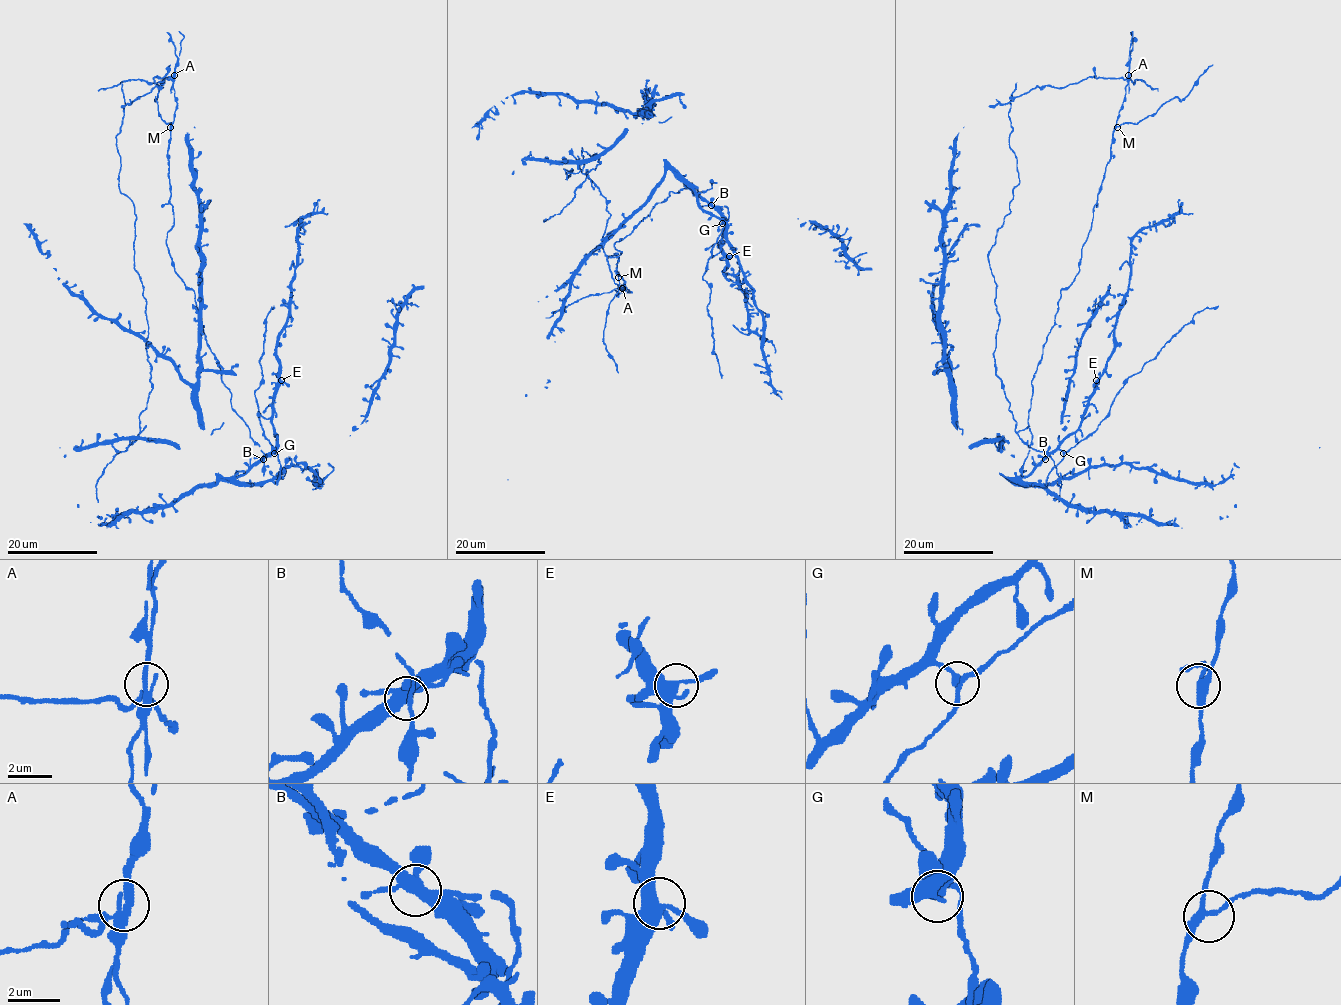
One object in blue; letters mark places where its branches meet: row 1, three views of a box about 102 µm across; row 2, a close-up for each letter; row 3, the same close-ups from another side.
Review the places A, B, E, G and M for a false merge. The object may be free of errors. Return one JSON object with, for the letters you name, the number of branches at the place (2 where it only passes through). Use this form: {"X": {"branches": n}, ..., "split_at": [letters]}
{"A": {"branches": 4}, "split_at": ["A"]}

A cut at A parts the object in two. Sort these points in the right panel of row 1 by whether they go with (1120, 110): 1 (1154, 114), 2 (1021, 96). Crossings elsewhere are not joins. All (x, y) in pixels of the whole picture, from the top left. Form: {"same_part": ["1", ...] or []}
{"same_part": ["1"]}

